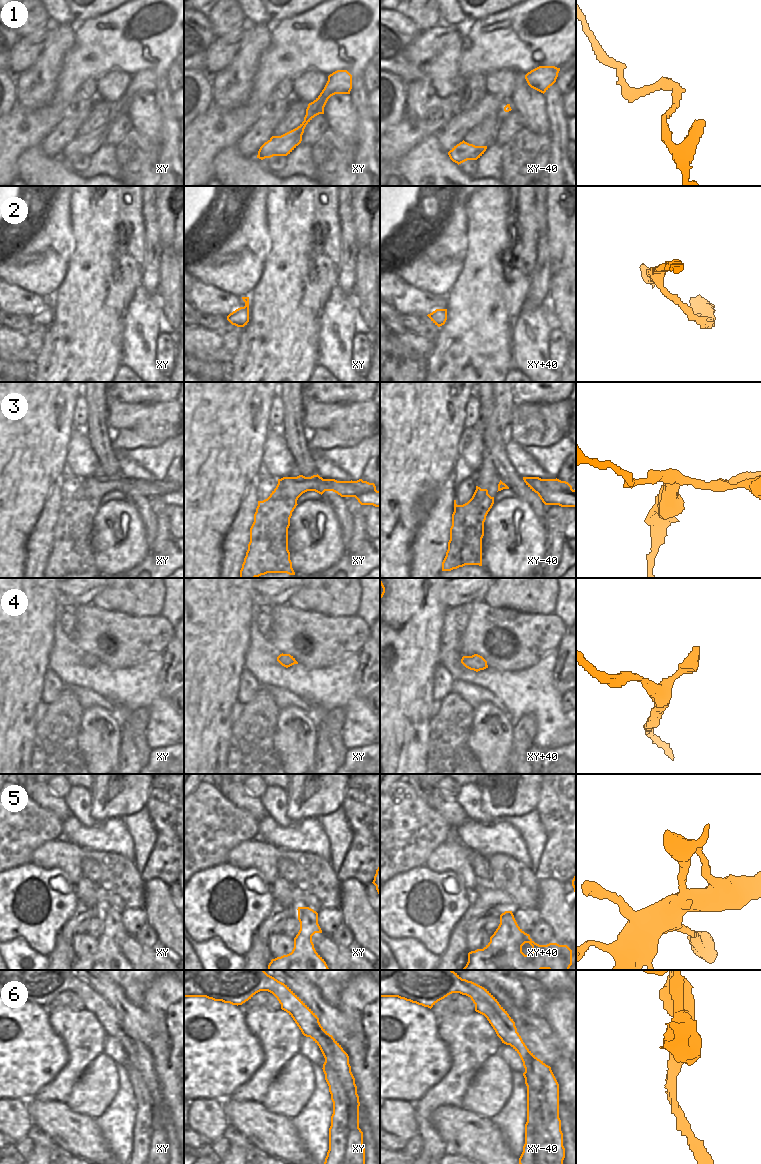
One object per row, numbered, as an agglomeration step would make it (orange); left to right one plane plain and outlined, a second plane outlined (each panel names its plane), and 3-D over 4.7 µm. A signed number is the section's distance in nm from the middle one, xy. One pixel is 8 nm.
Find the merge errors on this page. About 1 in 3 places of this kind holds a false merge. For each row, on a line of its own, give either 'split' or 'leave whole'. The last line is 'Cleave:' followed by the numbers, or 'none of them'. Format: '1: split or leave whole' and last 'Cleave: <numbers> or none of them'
1: leave whole
2: leave whole
3: split
4: leave whole
5: leave whole
6: split
Cleave: 3, 6

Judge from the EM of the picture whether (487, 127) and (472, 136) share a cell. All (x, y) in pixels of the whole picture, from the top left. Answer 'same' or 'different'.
same

